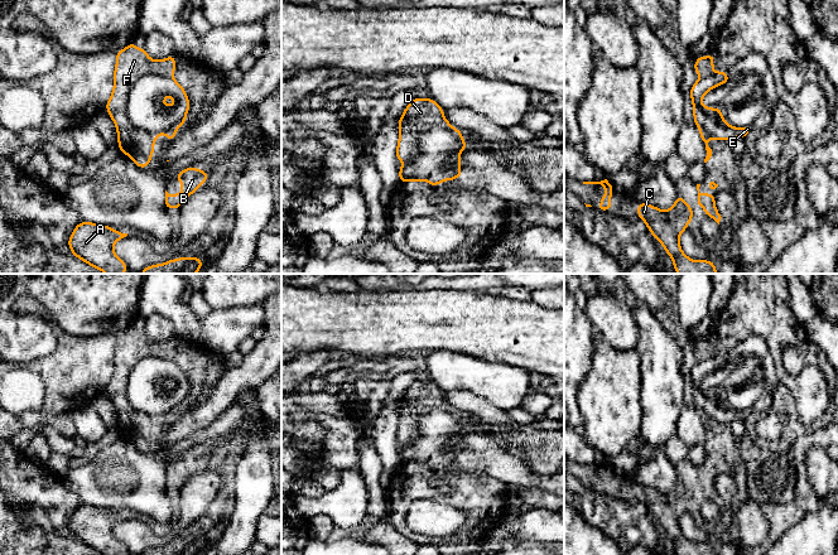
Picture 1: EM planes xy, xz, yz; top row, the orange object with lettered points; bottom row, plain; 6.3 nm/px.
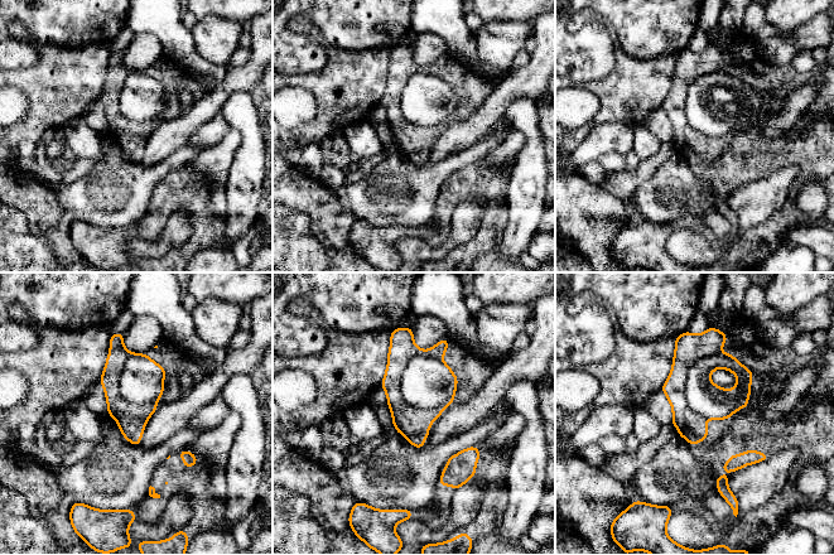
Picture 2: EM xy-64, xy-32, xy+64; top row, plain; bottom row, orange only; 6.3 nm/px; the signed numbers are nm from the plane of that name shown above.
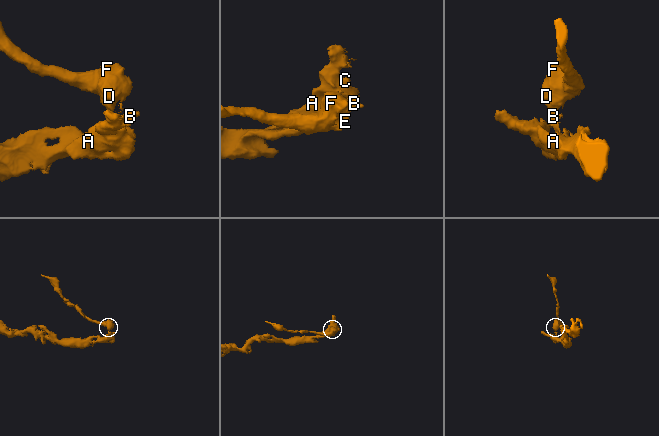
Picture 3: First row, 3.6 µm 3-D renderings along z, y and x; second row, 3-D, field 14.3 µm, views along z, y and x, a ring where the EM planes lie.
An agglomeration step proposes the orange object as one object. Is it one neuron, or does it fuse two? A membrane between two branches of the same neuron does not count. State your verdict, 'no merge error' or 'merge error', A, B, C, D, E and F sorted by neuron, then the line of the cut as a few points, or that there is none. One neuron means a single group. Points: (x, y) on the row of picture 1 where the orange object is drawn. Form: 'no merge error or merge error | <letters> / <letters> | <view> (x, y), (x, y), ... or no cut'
merge error | A B C D F / E | xy (171, 75), (143, 75), (131, 87), (128, 117), (134, 126)

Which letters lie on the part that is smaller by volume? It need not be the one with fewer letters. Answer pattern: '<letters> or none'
E

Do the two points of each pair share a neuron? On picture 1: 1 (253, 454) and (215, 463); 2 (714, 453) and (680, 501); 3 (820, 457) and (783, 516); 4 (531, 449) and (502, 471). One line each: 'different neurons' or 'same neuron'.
1: different neurons
2: same neuron
3: different neurons
4: different neurons

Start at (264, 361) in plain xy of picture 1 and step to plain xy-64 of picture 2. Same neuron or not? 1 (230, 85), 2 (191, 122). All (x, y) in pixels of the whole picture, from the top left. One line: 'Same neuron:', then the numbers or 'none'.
Same neuron: 1, 2

